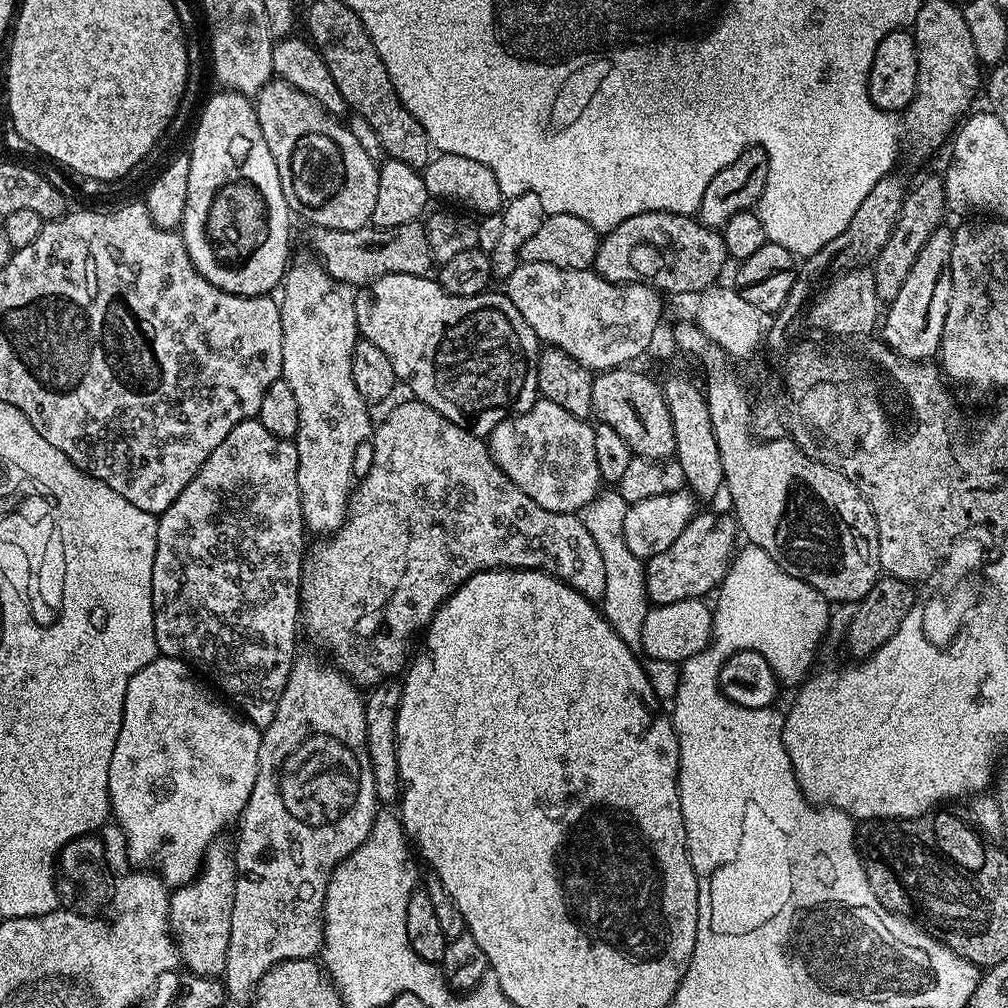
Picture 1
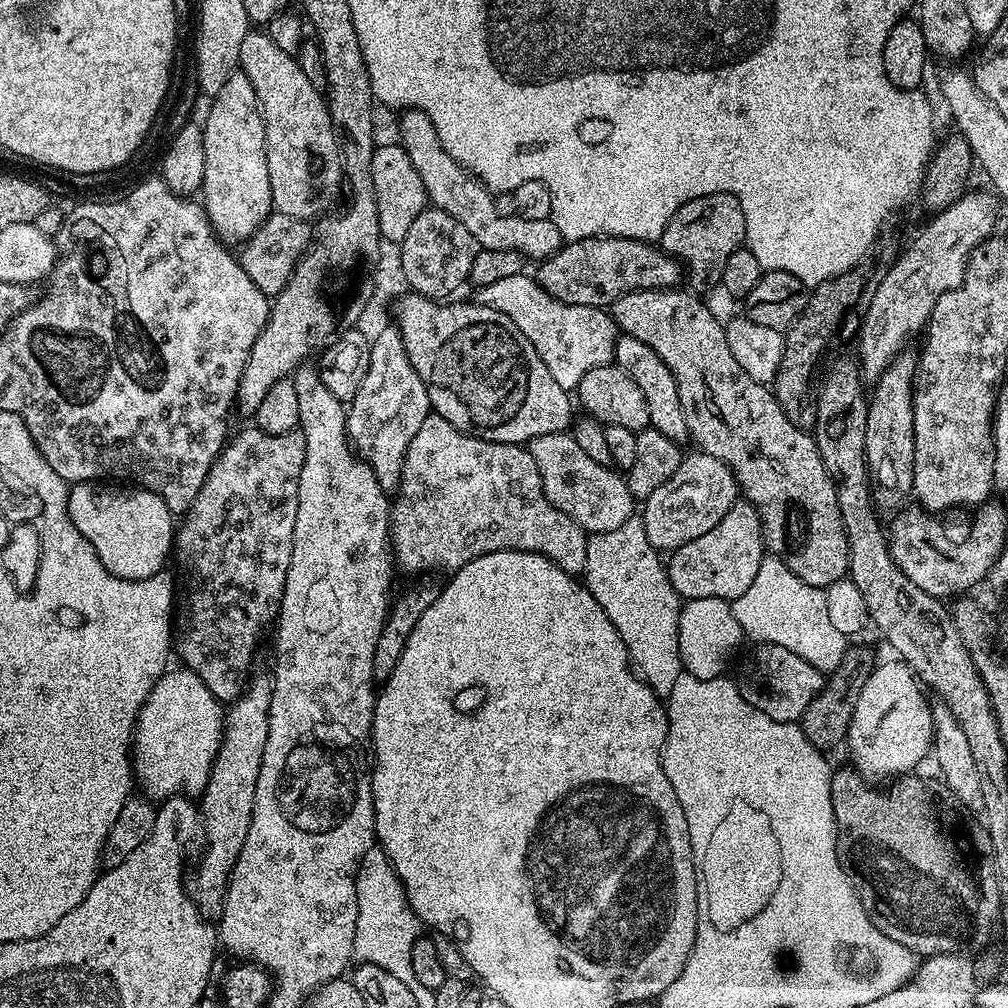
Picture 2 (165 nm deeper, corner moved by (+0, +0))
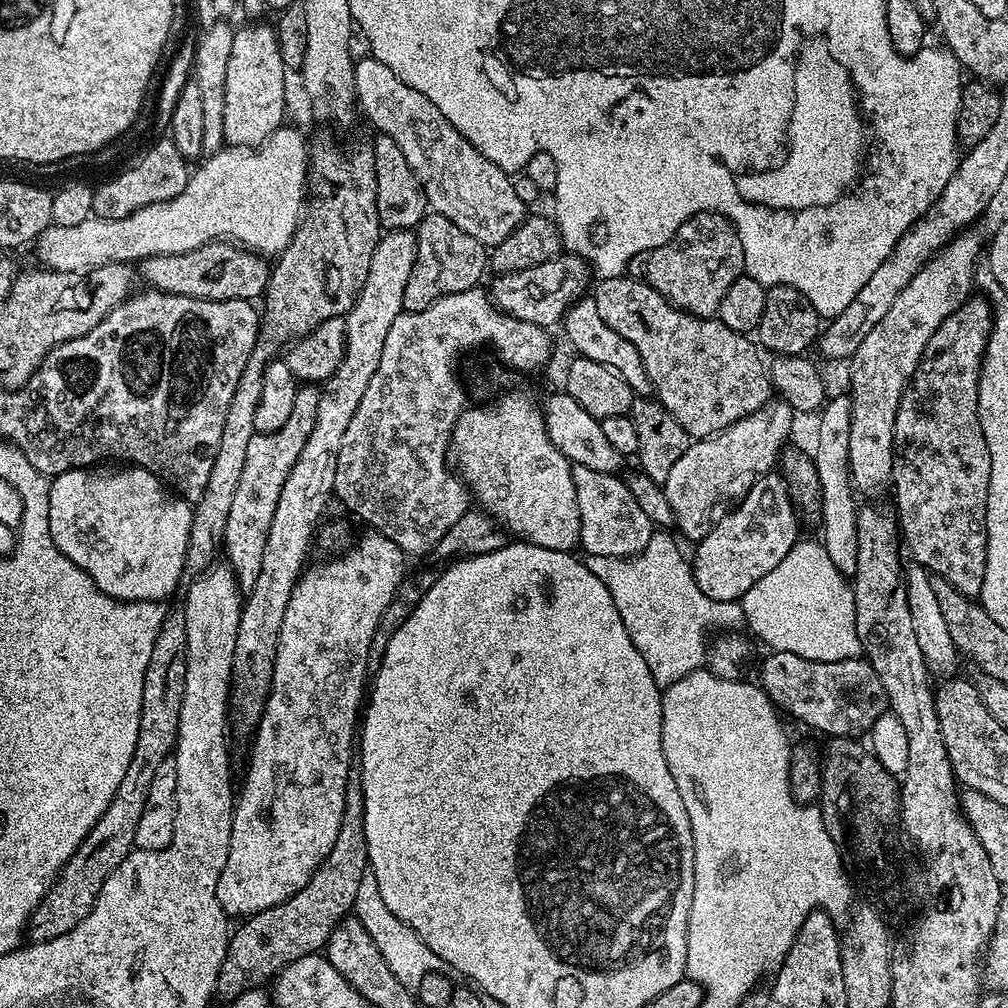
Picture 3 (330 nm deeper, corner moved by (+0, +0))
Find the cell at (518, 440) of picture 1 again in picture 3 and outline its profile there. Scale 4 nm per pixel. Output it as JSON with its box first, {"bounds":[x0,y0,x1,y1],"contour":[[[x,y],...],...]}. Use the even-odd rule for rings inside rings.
{"bounds":[572,464,654,556],"contour":[[[573,464],[572,477],[574,478],[574,490],[578,494],[578,510],[580,511],[580,542],[579,547],[585,548],[588,556],[635,556],[641,552],[650,542],[654,525],[652,519],[638,506],[634,494],[624,485],[619,475],[610,472],[590,470],[590,466]]]}

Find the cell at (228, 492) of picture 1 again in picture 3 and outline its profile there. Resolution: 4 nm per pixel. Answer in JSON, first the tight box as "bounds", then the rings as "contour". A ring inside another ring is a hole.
{"bounds":[222,386,320,590],"contour":[[[316,386],[297,387],[294,408],[290,418],[286,418],[286,426],[282,426],[277,432],[257,432],[250,438],[250,446],[246,446],[242,478],[238,478],[238,490],[234,490],[234,502],[230,502],[230,518],[222,537],[223,551],[228,551],[227,563],[235,572],[236,583],[241,589],[251,590],[262,570],[262,554],[274,519],[278,496],[282,493],[283,483],[315,424],[320,391]]]}

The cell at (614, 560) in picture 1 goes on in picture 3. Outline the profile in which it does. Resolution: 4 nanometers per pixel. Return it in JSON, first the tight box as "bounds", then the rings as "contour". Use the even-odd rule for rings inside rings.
{"bounds":[586,530,717,686],"contour":[[[656,530],[653,531],[650,542],[647,546],[641,550],[641,552],[636,553],[635,556],[588,556],[586,560],[586,567],[592,572],[593,576],[598,577],[602,584],[605,584],[610,590],[609,600],[614,602],[614,606],[618,606],[618,614],[622,618],[624,623],[624,631],[630,634],[632,639],[633,648],[638,649],[642,654],[642,658],[646,658],[646,666],[650,666],[650,674],[654,674],[657,684],[661,686],[667,686],[678,682],[686,674],[696,671],[697,668],[701,667],[706,660],[706,640],[704,644],[704,635],[708,632],[708,627],[716,620],[716,608],[717,605],[705,594],[702,589],[698,586],[698,582],[694,578],[692,573],[692,566],[689,557],[686,555],[684,557],[684,552],[682,549],[676,545],[677,537],[671,536],[668,530]]]}

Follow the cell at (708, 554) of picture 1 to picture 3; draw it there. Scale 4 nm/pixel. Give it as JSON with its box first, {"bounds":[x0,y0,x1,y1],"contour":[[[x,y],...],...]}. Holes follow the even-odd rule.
{"bounds":[690,474,798,602],"contour":[[[768,474],[757,479],[755,483],[756,485],[745,494],[744,501],[732,512],[733,518],[736,519],[736,525],[733,528],[714,529],[715,527],[713,527],[704,539],[695,545],[696,557],[693,555],[690,560],[692,573],[698,586],[713,602],[739,601],[755,584],[759,583],[767,572],[774,570],[774,566],[778,566],[778,562],[782,562],[782,558],[786,558],[786,554],[795,546],[798,539],[796,514],[792,510],[794,500],[789,496],[783,479],[779,475]]]}

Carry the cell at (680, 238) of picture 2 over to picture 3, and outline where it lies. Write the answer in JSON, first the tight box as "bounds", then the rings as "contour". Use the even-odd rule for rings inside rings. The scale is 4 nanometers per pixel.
{"bounds":[643,212,744,318],"contour":[[[700,212],[697,216],[691,216],[661,248],[653,248],[647,253],[645,260],[648,261],[644,264],[643,275],[647,283],[667,296],[677,308],[705,318],[715,317],[719,313],[720,303],[726,290],[744,272],[742,242],[738,238],[736,227],[721,212]]]}

